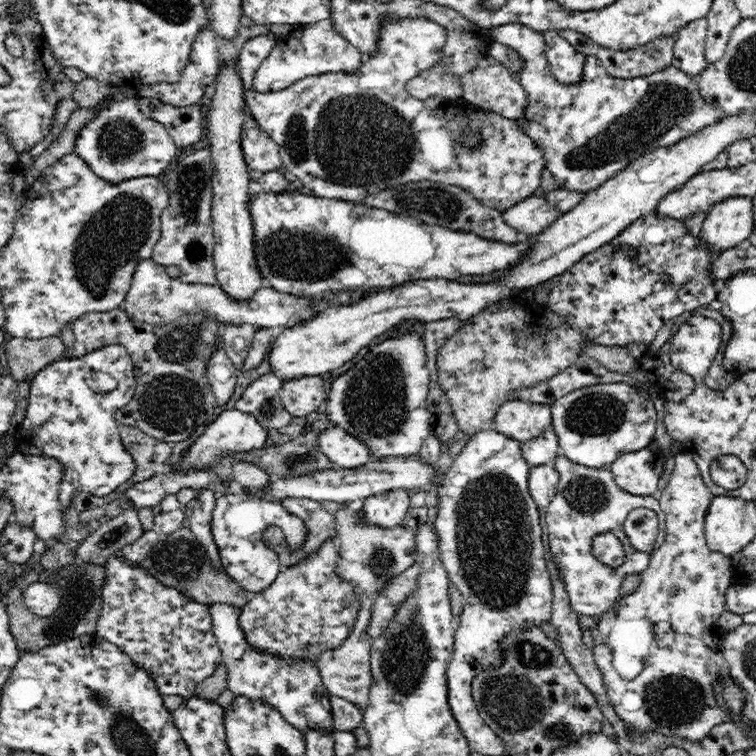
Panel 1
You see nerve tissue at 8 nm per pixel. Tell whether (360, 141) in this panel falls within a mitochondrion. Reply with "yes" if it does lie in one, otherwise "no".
yes

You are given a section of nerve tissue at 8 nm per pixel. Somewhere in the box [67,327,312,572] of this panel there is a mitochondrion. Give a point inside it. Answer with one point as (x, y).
(267, 408)

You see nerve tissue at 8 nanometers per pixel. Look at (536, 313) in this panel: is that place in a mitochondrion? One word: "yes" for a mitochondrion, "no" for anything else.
no

